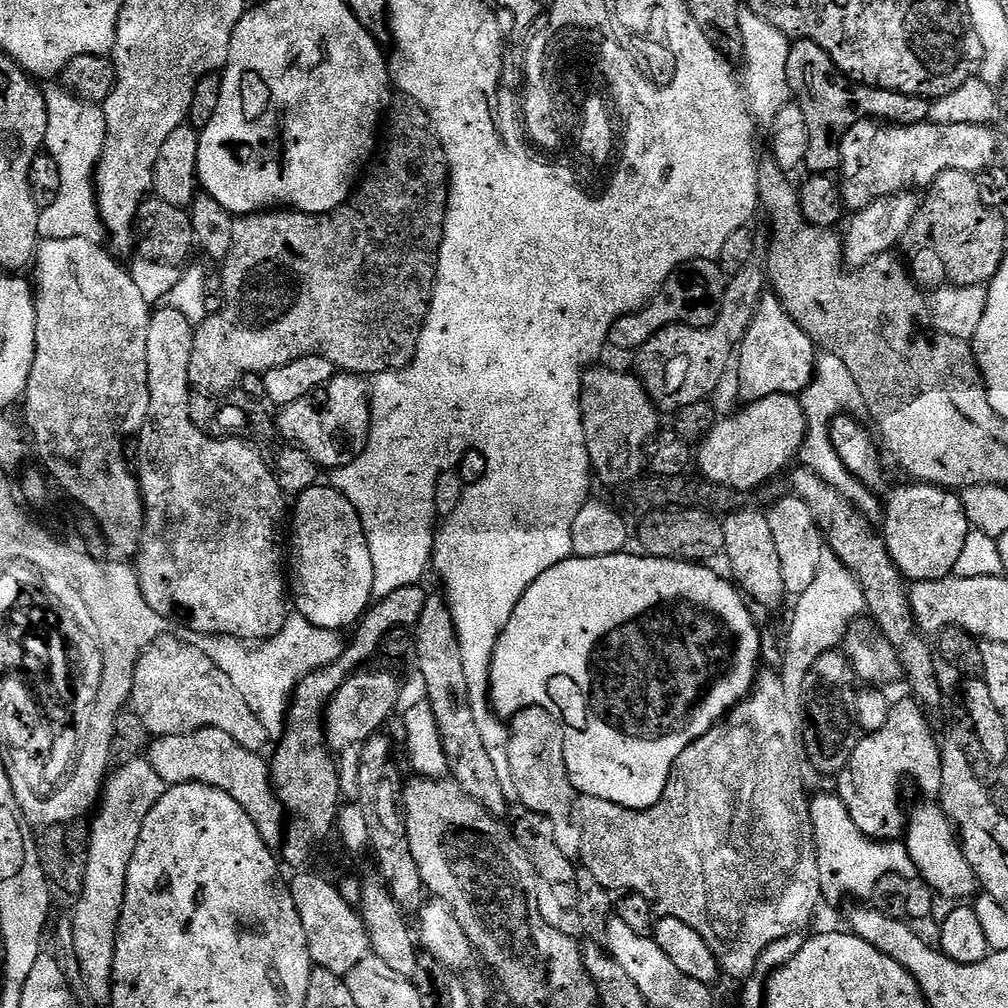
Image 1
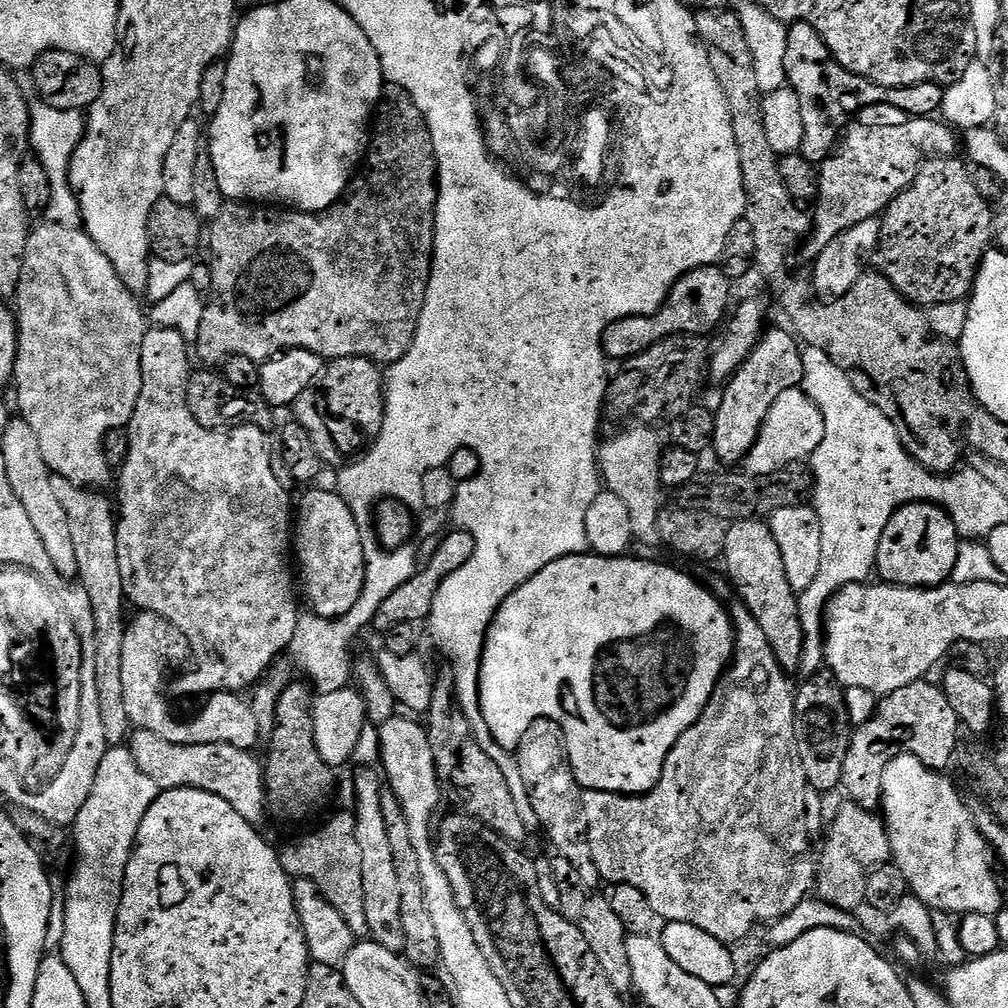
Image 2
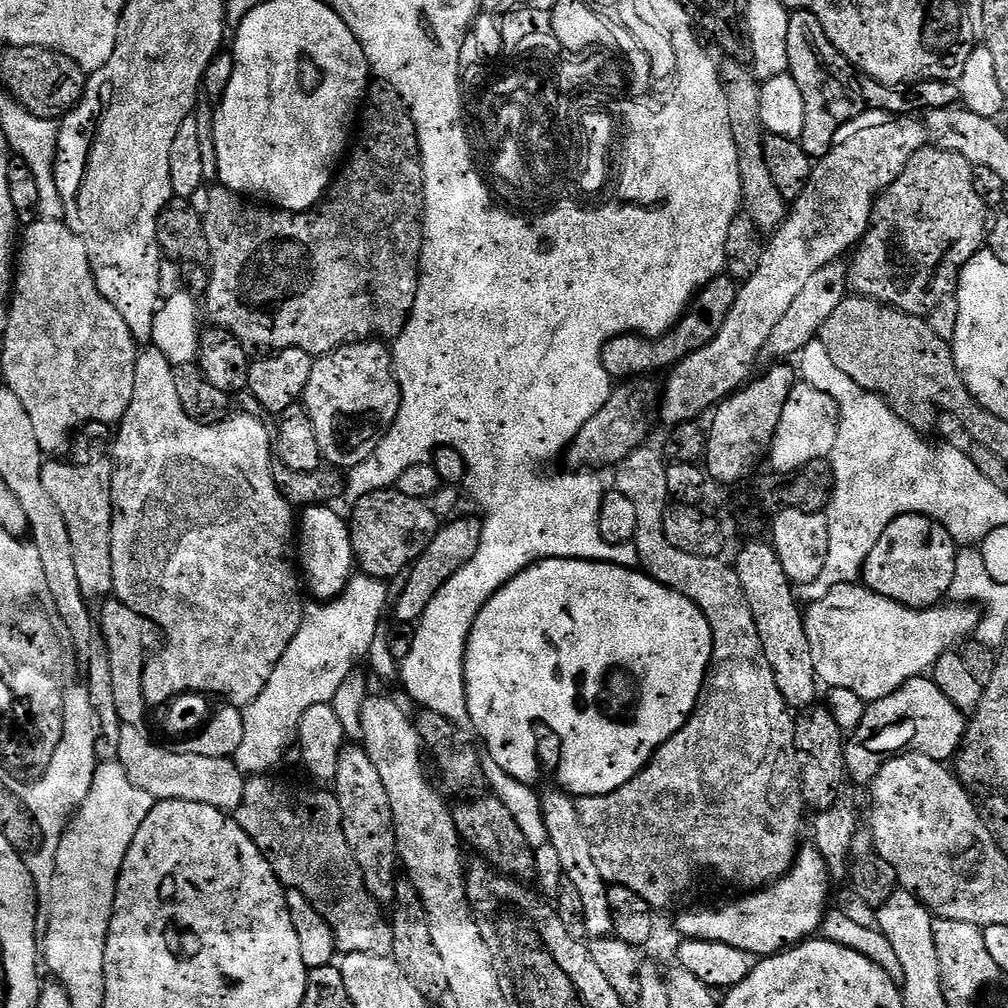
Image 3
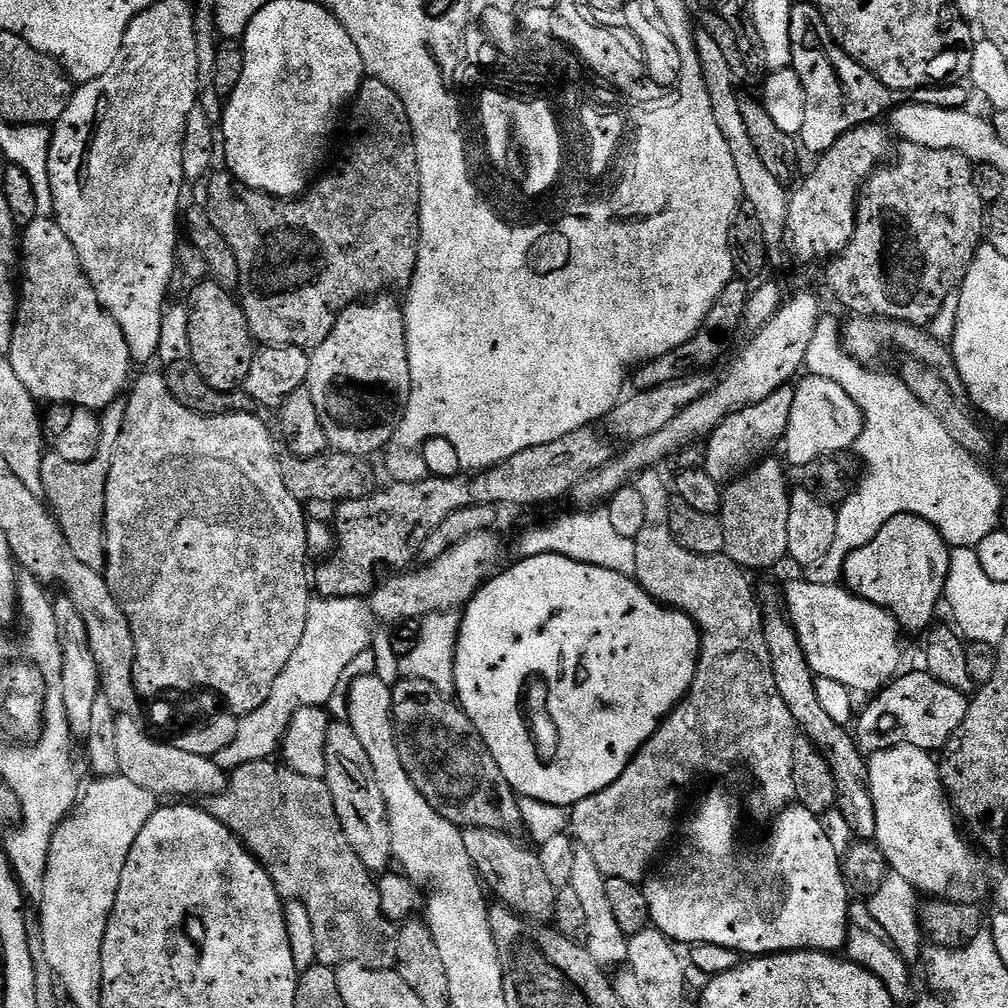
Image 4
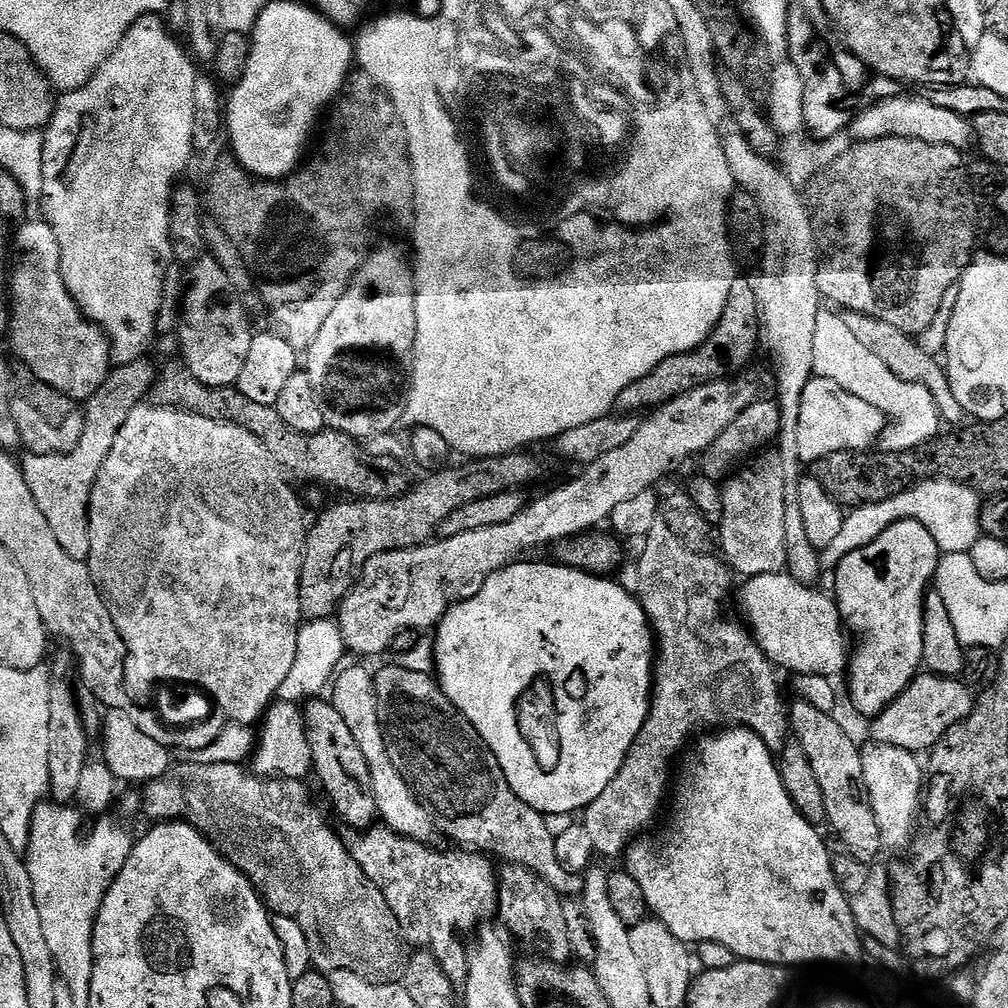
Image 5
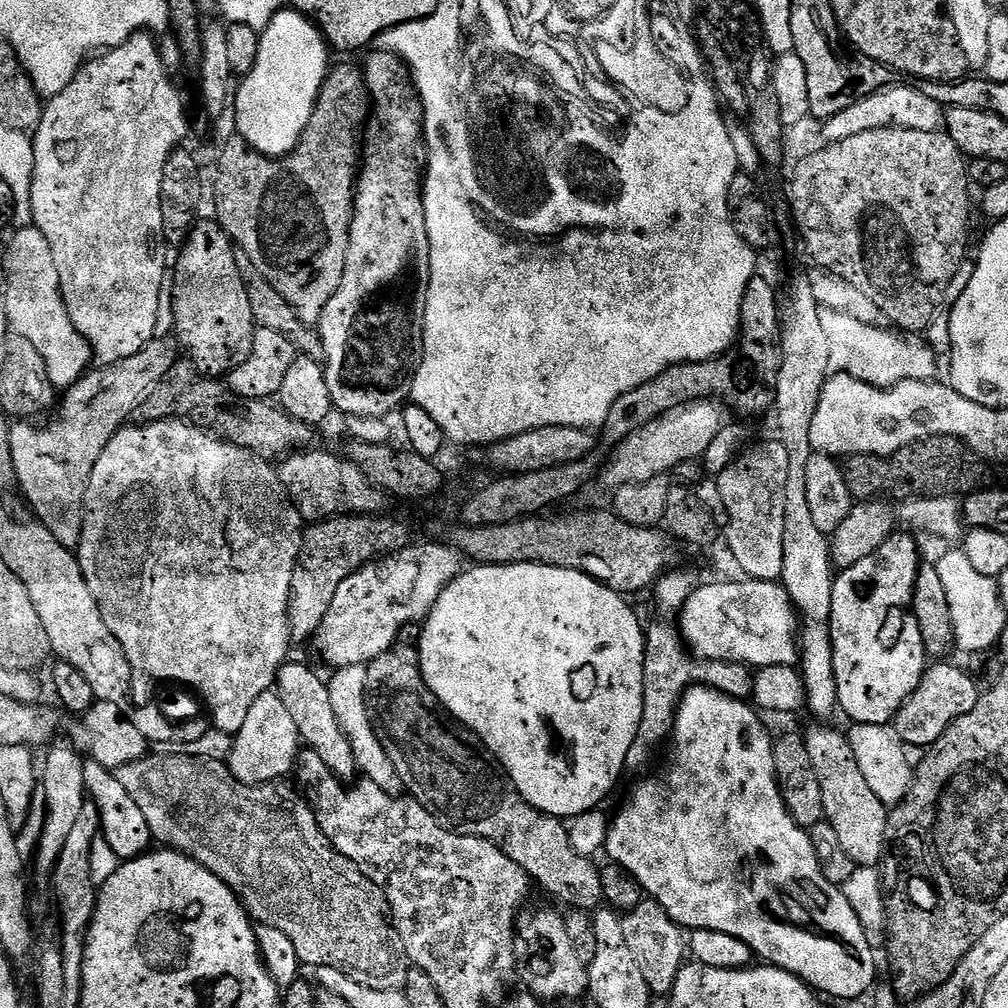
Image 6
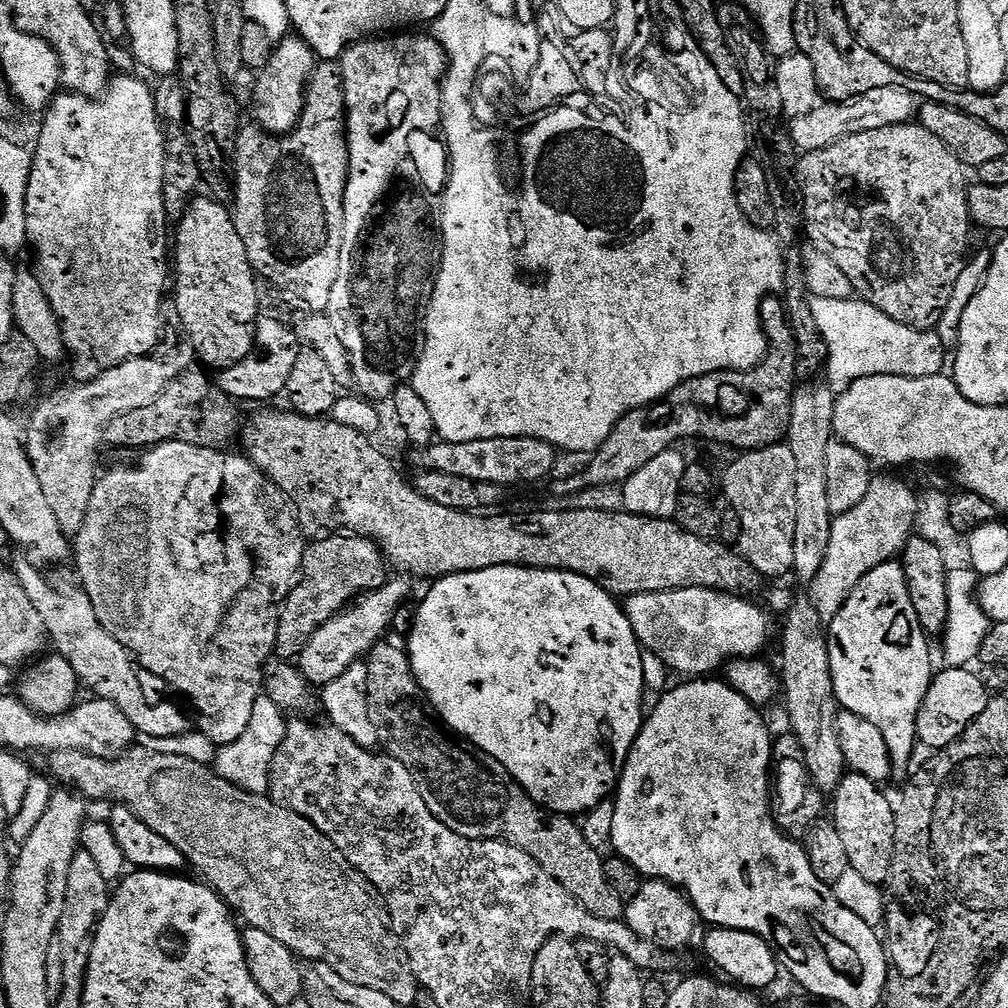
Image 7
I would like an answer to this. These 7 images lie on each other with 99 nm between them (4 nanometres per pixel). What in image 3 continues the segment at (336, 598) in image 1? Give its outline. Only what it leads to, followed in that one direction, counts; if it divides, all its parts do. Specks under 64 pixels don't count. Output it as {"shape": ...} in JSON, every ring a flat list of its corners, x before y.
{"shape":[[314,504,303,509,304,520,299,521,298,532,304,536,304,556,312,569,306,576,306,588,316,595,320,602,335,600,344,593,349,580,357,567,356,555,352,553,352,530,347,519,344,520,328,504]]}

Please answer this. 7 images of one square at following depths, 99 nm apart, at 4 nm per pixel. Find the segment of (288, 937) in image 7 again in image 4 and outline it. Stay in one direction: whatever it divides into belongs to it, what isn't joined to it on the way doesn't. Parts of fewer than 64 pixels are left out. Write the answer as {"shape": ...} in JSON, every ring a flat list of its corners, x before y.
{"shape":[[269,758,246,762,246,766,235,768,228,787,216,796,207,797,206,811,225,824,259,860,270,874,281,898,297,900,306,906,310,923,314,925,316,963,335,969,346,962,358,962,367,968,395,969,397,929,393,921,384,915,380,890,373,873,362,866,358,854,354,854,350,842,346,842,327,779,306,778,290,770,287,764,276,762]]}

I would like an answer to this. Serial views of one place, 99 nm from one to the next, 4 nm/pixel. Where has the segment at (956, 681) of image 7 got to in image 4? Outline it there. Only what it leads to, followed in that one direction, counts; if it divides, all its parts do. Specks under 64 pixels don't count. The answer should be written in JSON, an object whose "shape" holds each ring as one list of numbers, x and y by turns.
{"shape":[[927,671,897,675,887,686,871,697,868,709,854,727,854,739,861,752,871,754,899,744,909,744,929,754,943,749,968,713,970,703,965,693,938,682]]}

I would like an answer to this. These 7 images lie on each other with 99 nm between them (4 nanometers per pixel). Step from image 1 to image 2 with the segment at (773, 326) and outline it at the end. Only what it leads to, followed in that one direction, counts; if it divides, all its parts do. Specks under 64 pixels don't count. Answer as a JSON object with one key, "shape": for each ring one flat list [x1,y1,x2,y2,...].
{"shape":[[776,328,765,331,756,348,746,358,735,376,723,385,720,408,715,409,714,438,711,451,721,460,721,465,736,466,745,460,766,422,766,414,786,390,799,388,803,382,803,354,797,337,791,331]]}

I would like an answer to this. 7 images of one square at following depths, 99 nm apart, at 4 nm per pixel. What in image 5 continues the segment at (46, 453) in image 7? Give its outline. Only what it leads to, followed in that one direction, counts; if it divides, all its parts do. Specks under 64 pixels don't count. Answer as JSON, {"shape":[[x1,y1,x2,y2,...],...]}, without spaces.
{"shape":[[141,358,133,364,117,367,109,375,108,381,87,401,82,442,74,451,64,456,28,454,22,460,24,477,34,494,34,500,46,514,58,542,62,542,62,548,75,560,87,561,90,554,92,487,126,418,130,418,130,410,142,403,155,380,157,383,158,368,156,372,155,366,146,361,147,359]]}

